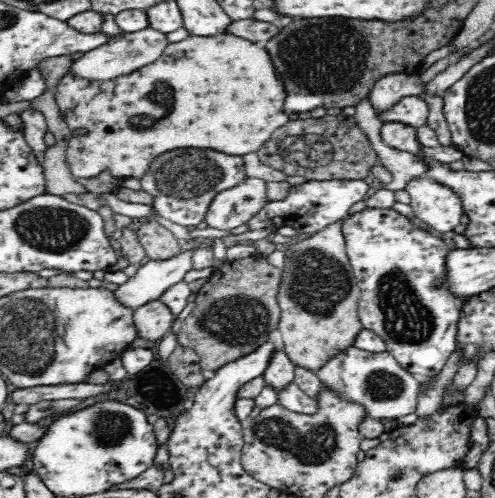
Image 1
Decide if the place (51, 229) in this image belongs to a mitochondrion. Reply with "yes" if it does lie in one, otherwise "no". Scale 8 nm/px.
yes

